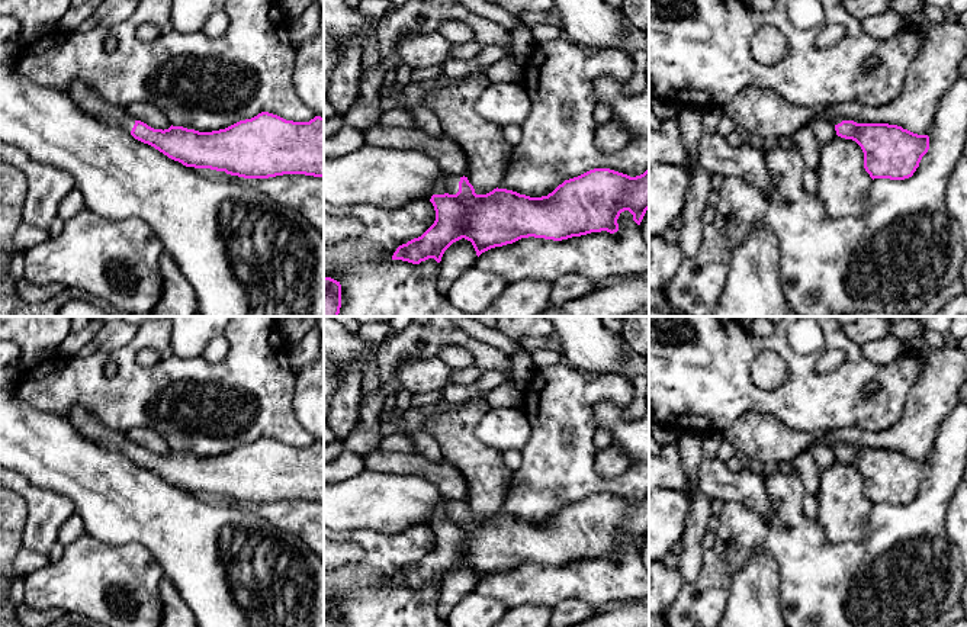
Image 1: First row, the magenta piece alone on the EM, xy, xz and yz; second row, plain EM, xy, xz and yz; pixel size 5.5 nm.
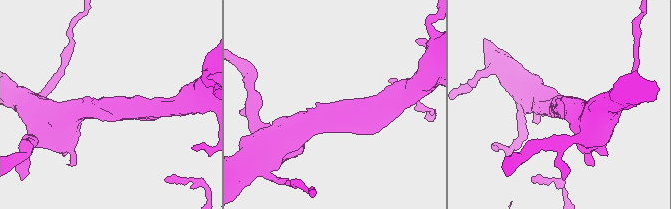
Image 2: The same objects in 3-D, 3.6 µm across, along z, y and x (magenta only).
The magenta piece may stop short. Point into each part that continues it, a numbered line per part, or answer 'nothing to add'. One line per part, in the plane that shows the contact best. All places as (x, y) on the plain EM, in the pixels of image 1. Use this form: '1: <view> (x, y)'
1: xz (449, 508)

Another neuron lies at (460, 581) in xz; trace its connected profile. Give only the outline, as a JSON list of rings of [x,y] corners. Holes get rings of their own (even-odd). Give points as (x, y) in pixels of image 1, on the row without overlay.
[[[462,563],[453,567],[438,588],[437,615],[443,620],[466,595],[476,591],[476,576],[470,566]]]

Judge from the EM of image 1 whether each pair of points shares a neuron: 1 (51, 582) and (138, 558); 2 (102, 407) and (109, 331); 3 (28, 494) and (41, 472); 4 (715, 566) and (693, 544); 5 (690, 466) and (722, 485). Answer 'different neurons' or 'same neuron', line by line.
1: same neuron
2: different neurons
3: different neurons
4: different neurons
5: different neurons

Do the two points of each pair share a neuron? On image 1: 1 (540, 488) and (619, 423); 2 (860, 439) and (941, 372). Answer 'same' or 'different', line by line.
1: different
2: same

